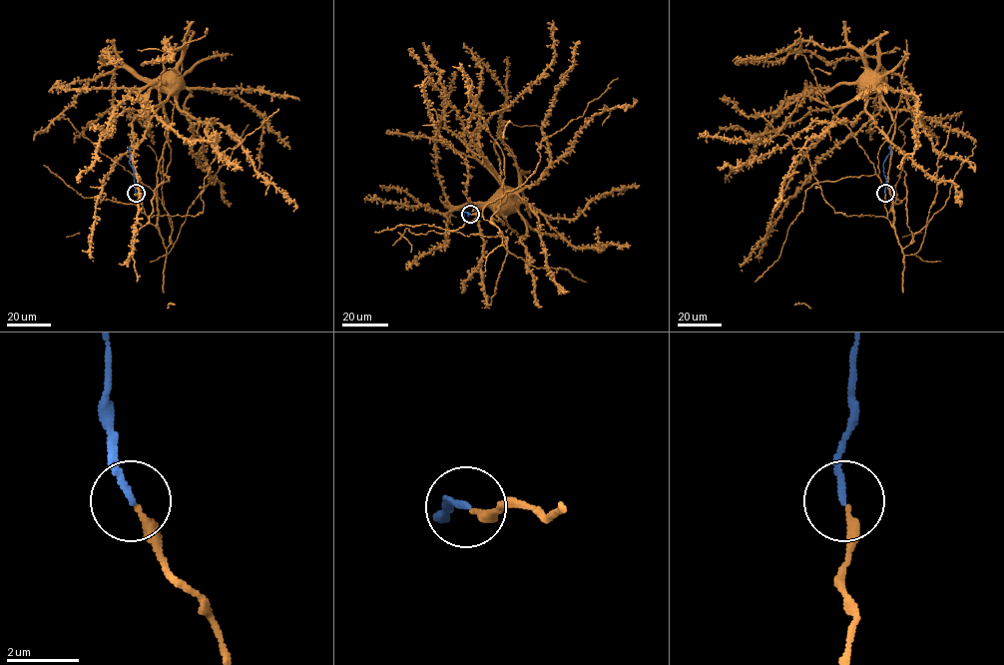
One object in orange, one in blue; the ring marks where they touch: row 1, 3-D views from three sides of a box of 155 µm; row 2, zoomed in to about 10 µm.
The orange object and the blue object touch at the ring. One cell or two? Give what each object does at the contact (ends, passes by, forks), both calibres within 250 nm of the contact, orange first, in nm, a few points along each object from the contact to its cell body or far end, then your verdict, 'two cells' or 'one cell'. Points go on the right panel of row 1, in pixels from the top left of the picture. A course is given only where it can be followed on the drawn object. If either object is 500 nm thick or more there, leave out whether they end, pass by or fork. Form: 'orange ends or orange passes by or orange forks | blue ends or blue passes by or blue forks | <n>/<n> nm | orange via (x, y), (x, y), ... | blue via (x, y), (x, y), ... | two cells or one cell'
orange ends | blue ends | 260/170 nm | orange via (885, 193), (884, 207), (892, 225), (892, 198), (888, 172), (895, 121), (871, 73) | blue via (885, 193), (883, 163), (890, 153), (888, 147) | one cell

